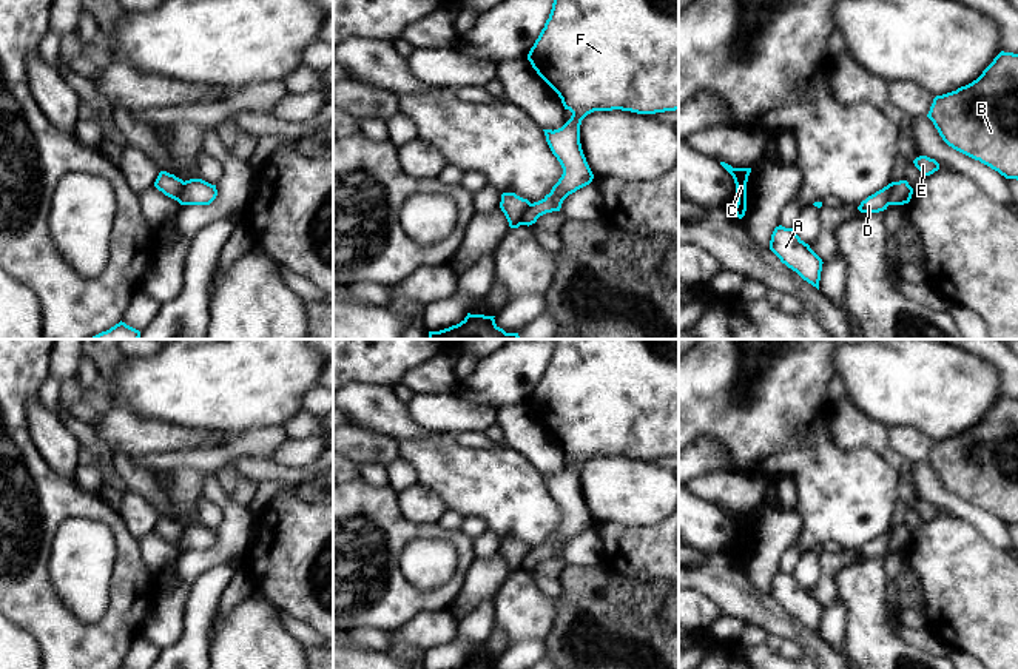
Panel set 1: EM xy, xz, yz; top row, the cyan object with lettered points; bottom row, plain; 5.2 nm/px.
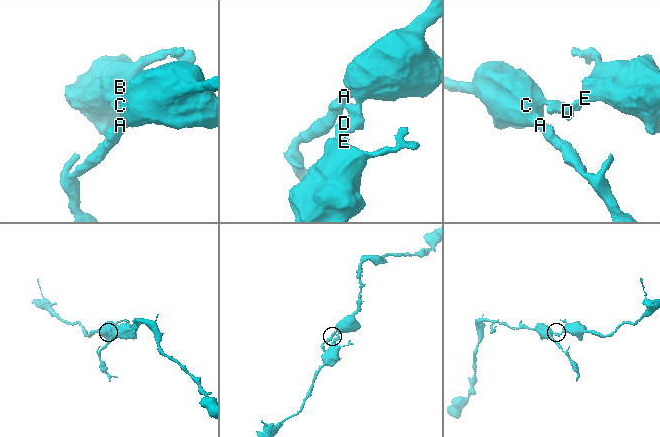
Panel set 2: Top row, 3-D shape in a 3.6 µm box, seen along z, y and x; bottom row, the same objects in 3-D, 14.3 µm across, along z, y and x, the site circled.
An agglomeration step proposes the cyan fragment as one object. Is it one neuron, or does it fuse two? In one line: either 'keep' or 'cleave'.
cleave

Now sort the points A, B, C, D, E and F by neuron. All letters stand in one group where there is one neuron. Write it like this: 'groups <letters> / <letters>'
groups A C F / B D E

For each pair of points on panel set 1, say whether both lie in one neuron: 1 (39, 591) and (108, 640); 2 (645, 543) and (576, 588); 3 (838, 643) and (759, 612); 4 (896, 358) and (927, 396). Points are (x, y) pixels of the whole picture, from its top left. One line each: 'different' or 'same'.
1: same
2: different
3: different
4: same

